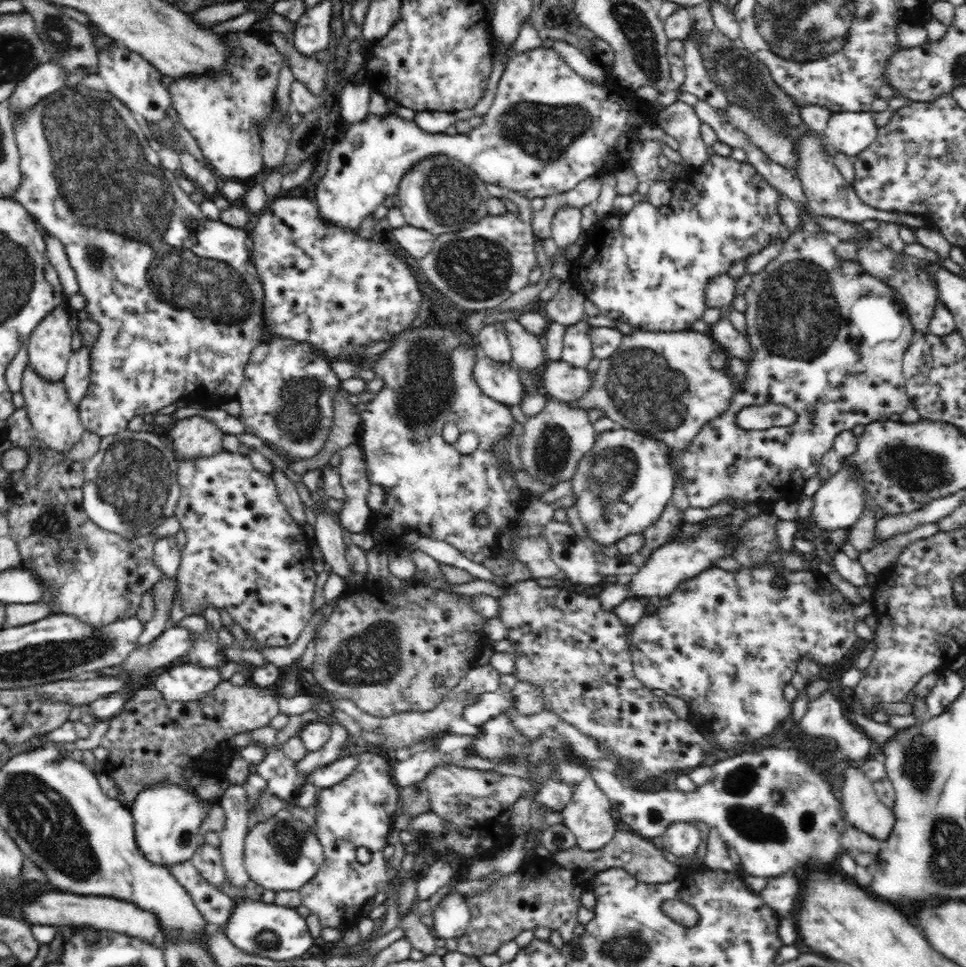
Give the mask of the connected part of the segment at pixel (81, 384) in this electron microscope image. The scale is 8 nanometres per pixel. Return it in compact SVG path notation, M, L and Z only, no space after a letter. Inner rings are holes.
M82 346L70 354L67 372L63 382L66 385L68 399L79 408L87 394L91 374L91 348Z

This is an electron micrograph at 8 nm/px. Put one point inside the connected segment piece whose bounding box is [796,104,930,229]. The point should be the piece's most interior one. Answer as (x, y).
(828, 193)

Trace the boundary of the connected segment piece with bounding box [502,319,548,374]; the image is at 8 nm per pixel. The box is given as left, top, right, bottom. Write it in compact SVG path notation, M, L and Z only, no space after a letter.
M518 320L502 322L507 332L507 338L511 347L511 363L517 368L522 368L532 374L541 370L548 359L545 354L545 346L538 335L526 331Z

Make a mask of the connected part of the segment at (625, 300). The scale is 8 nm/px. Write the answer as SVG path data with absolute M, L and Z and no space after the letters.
M714 154L702 164L698 169L691 170L685 177L673 181L671 190L672 198L667 205L655 207L647 200L635 203L634 207L622 217L617 218L605 216L599 220L590 229L585 241L584 247L577 257L576 264L580 267L582 281L578 281L585 298L591 300L593 305L600 309L601 314L619 322L626 322L631 327L636 327L642 331L668 332L668 331L686 331L691 329L696 320L700 320L706 308L706 297L704 290L707 289L709 280L728 272L728 269L740 260L746 260L751 254L762 250L772 239L780 238L783 242L790 236L791 231L780 219L776 209L778 196L780 192L774 188L750 163L738 162L732 157L723 157Z

